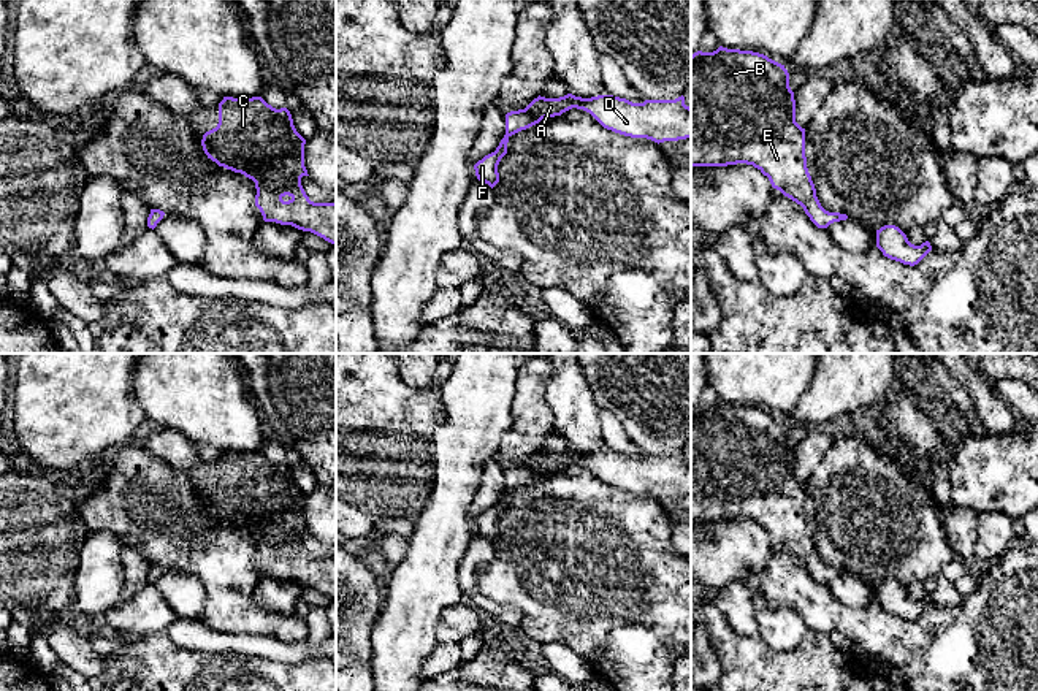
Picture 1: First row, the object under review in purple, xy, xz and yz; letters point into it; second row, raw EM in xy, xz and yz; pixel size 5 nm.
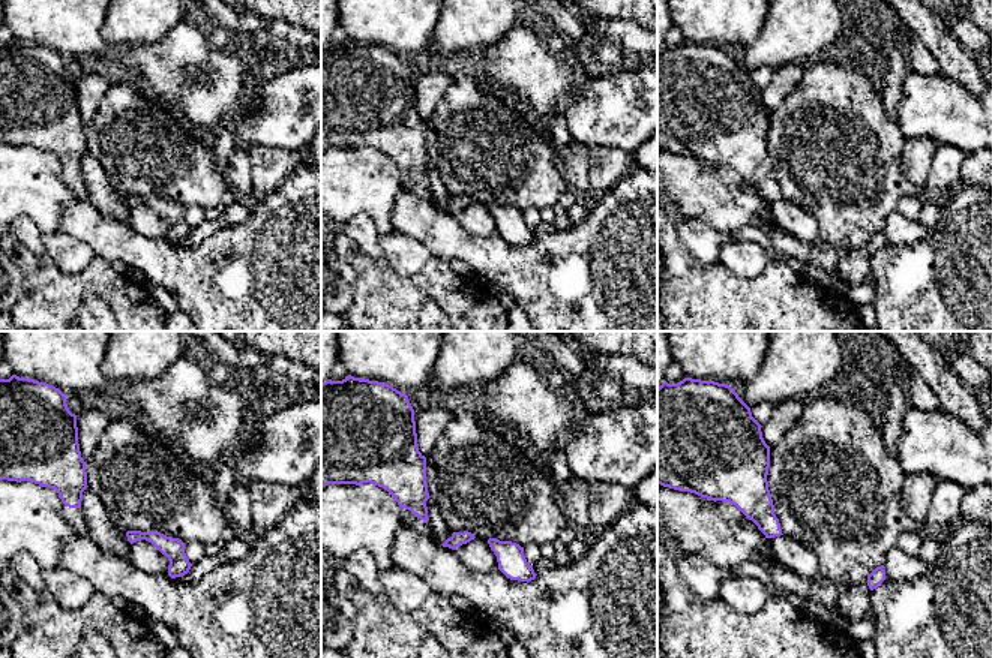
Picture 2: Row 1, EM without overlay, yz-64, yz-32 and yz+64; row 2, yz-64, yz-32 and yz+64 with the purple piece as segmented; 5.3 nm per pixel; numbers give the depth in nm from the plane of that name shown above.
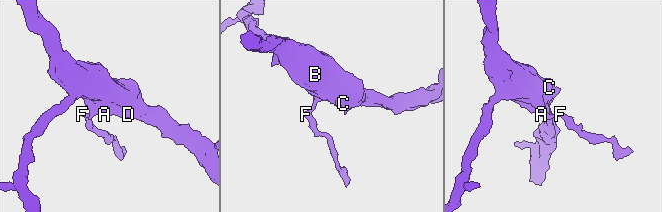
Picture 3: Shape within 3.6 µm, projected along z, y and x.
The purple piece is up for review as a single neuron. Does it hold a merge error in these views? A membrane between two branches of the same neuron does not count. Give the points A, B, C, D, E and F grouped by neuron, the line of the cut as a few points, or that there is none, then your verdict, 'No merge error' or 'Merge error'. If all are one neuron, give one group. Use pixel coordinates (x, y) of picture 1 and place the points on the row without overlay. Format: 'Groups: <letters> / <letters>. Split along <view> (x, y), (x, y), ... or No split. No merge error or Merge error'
Groups: A B C D E F. No split. No merge error

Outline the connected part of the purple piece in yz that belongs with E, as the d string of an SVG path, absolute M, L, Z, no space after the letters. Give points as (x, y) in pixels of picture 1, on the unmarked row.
M719 401L713 407L691 410L691 521L727 521L746 518L769 533L773 544L800 559L818 583L846 575L846 569L826 566L818 552L805 512L805 483L796 477L796 455L784 420L753 406Z

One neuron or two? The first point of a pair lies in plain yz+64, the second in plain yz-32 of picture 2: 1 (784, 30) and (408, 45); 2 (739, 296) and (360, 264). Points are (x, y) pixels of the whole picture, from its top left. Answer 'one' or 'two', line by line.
1: two
2: one

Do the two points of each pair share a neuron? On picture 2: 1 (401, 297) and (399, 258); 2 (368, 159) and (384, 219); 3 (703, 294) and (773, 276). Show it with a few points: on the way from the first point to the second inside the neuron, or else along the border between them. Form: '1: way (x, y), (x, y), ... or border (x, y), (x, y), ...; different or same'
1: border (383, 257), (401, 275), (416, 275), (431, 257); different
2: way (368, 174), (368, 182), (378, 204); same
3: way (721, 294), (755, 294); same

